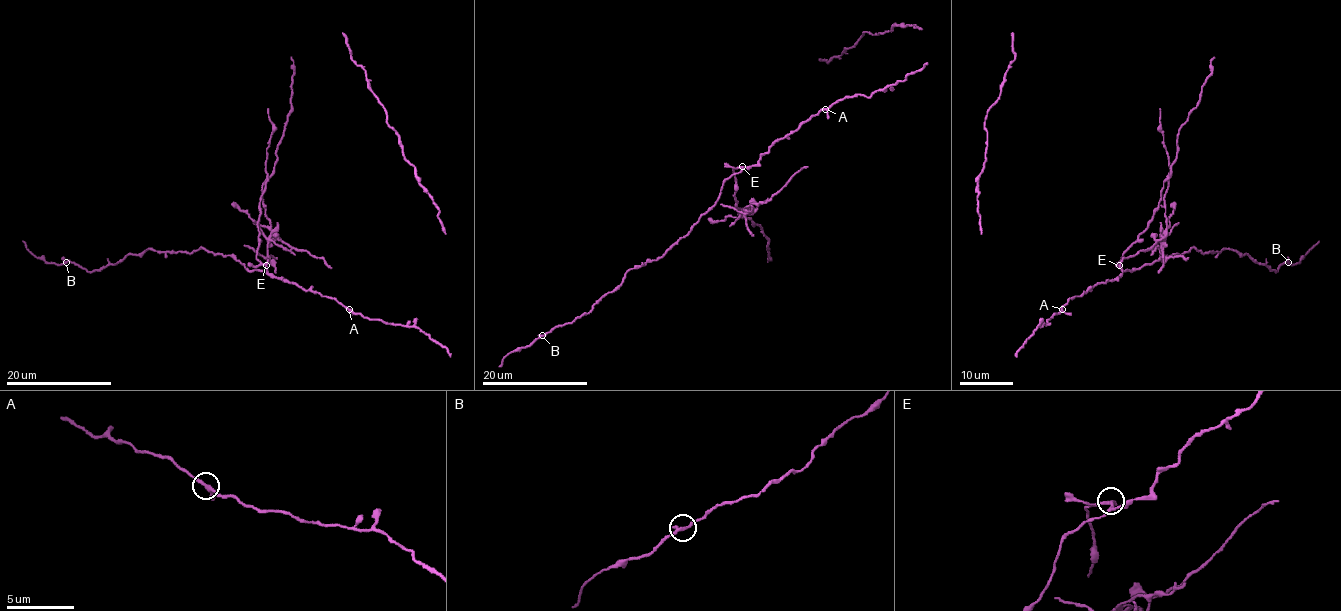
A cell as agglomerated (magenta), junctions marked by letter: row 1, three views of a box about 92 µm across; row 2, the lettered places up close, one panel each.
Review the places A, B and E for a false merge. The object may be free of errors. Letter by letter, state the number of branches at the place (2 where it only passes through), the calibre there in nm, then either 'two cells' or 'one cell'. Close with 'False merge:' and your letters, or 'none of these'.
A: 3 branches meet; 200 nm thick; one cell
B: 3 branches meet; 190 nm thick; one cell
E: 3 branches meet; 200 nm thick; two cells
False merge: E

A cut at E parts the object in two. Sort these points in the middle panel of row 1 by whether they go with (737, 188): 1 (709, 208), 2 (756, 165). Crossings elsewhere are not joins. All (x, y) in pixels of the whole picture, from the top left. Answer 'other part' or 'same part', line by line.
1: other part
2: other part

